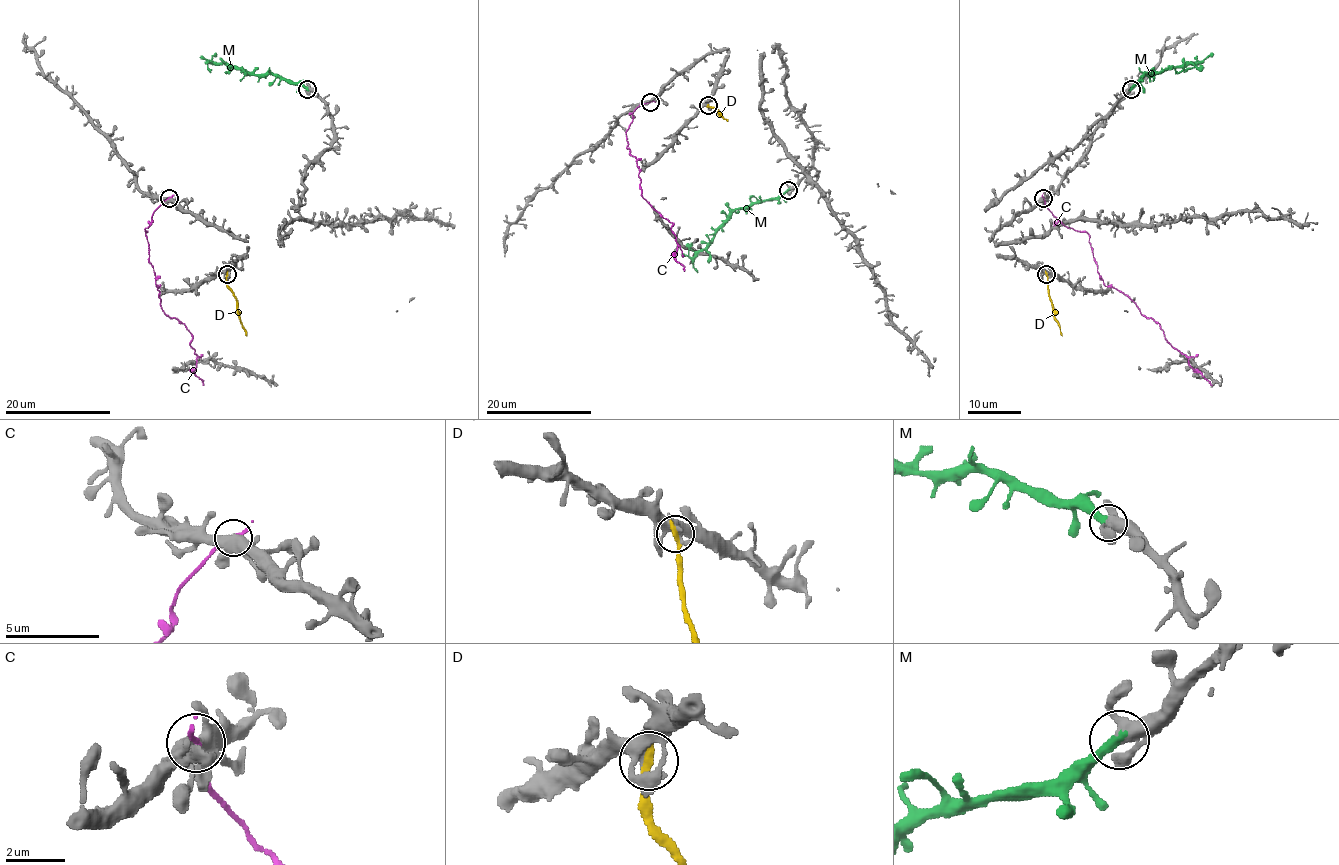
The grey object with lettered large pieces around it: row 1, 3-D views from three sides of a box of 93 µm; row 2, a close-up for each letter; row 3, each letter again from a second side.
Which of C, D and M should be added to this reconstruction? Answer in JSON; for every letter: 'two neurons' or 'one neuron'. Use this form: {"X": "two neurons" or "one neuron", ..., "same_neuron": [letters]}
{"C": "two neurons", "D": "two neurons", "M": "one neuron", "same_neuron": ["M"]}

